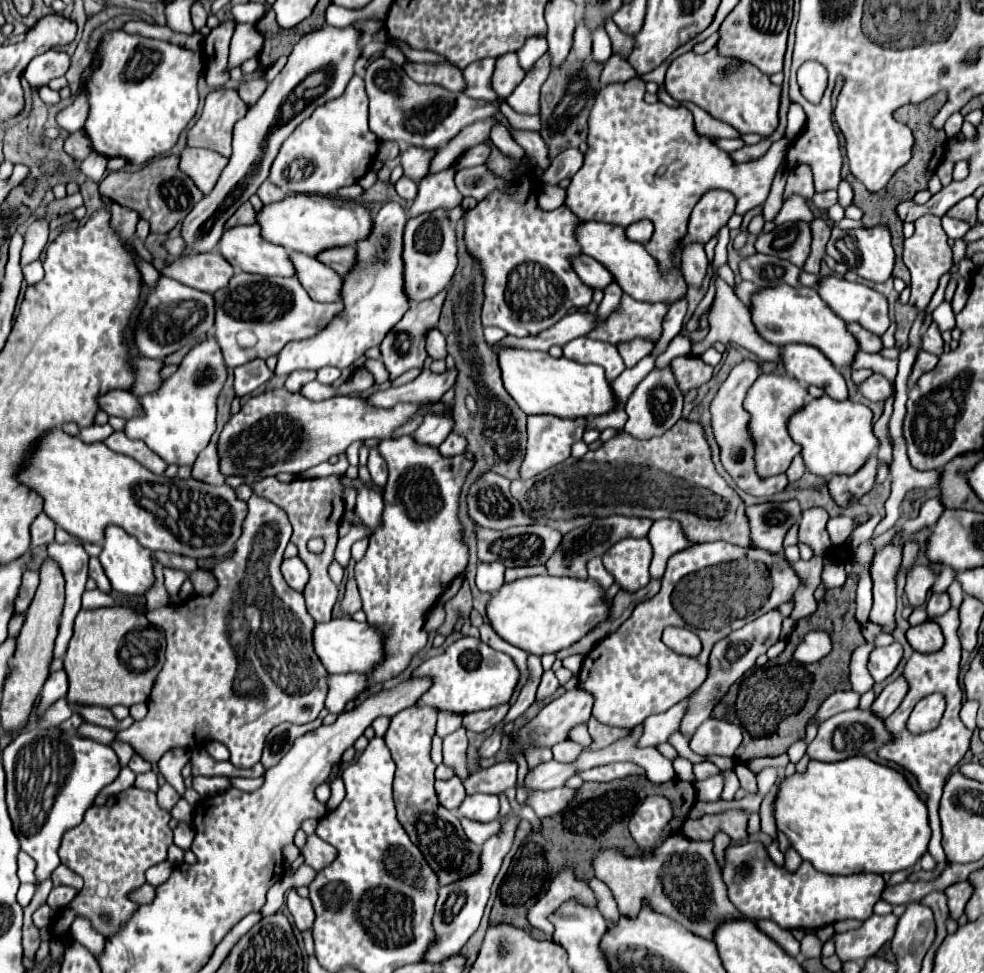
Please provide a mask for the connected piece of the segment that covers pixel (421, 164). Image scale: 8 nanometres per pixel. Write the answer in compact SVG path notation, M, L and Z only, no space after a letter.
M408 147L400 153L400 163L404 167L404 175L412 181L420 181L430 173L430 163L438 151L424 147Z

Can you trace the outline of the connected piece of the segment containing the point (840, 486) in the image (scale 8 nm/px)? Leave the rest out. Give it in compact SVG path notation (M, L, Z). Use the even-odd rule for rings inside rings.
M872 455L854 475L834 475L828 481L830 495L842 507L856 503L862 495L866 495L872 489L876 481L876 471L878 471L878 457Z

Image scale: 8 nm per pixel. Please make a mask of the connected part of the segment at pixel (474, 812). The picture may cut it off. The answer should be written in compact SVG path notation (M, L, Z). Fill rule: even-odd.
M476 793L460 805L458 813L468 817L468 819L476 819L476 821L492 821L492 819L498 817L498 809L500 809L498 795Z

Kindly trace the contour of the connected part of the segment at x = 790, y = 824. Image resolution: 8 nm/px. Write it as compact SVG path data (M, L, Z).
M850 757L850 759L844 759L844 761L836 761L836 763L824 763L824 761L814 761L812 759L804 773L794 773L790 777L784 777L780 787L778 787L776 799L774 799L774 819L776 819L778 831L782 831L788 837L790 847L804 861L812 863L814 869L818 869L822 873L830 873L830 875L854 875L854 873L880 873L882 875L882 873L894 873L894 871L908 869L922 857L922 853L928 851L928 841L930 841L928 811L926 811L924 801L920 801L920 797L912 791L912 787L906 783L906 779L898 771L894 771L886 765L878 765L878 763L870 761L868 757Z

